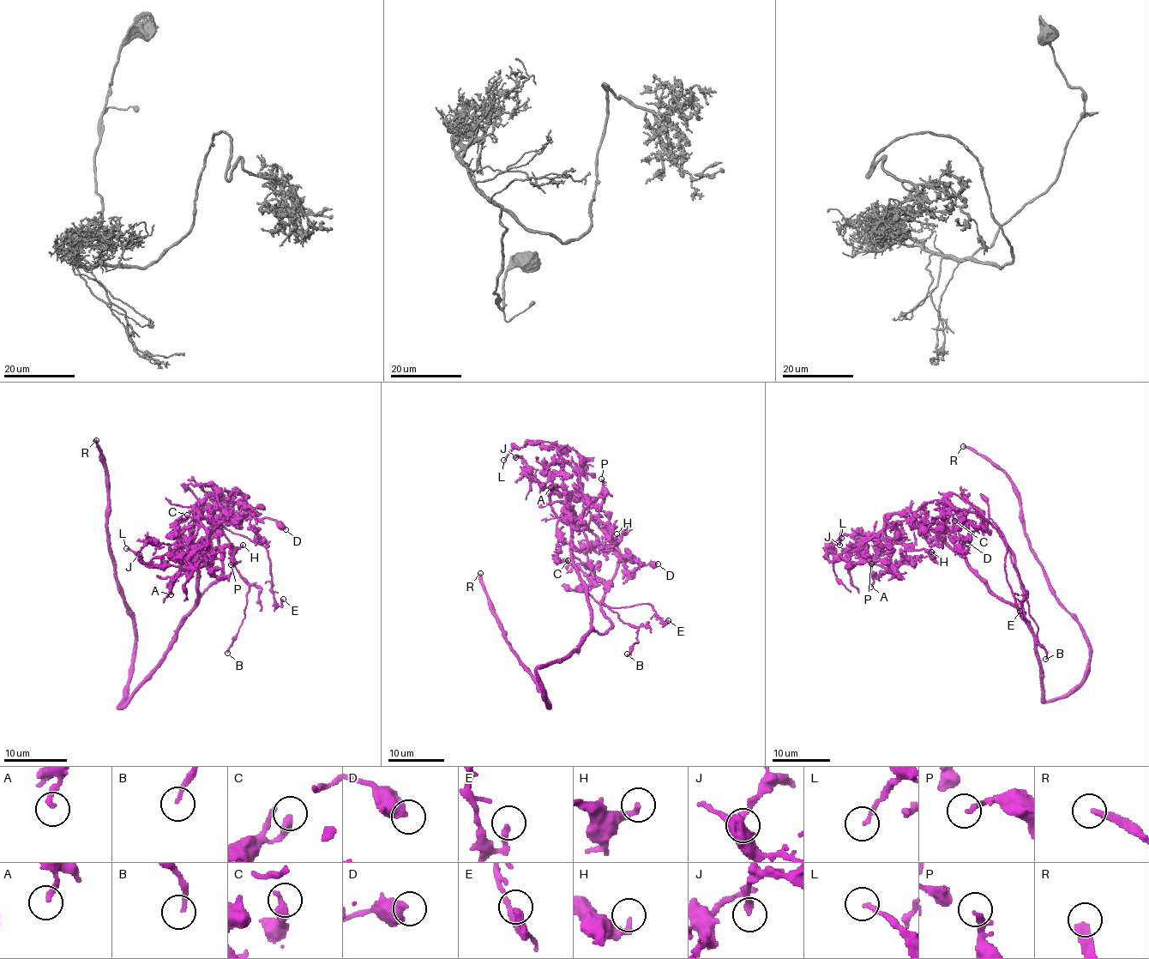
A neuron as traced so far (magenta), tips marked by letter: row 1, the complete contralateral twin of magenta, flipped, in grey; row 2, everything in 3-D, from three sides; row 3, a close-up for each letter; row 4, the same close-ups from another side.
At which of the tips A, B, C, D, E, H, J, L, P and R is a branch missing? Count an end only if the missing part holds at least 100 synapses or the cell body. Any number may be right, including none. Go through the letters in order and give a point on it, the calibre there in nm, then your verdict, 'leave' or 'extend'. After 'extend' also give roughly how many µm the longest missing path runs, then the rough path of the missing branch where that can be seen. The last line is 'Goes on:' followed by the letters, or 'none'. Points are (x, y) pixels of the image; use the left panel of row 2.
A: (171, 594) | 240 nm | leave
B: (227, 653) | 160 nm | leave
C: (187, 515) | 360 nm | leave
D: (285, 529) | 550 nm | leave
E: (283, 599) | 280 nm | leave
H: (243, 545) | 240 nm | leave
J: (139, 554) | 190 nm | leave
L: (126, 548) | 180 nm | leave
P: (231, 564) | 160 nm | leave
R: (96, 440) | 320 nm | extend | 200 µm
Goes on: R

